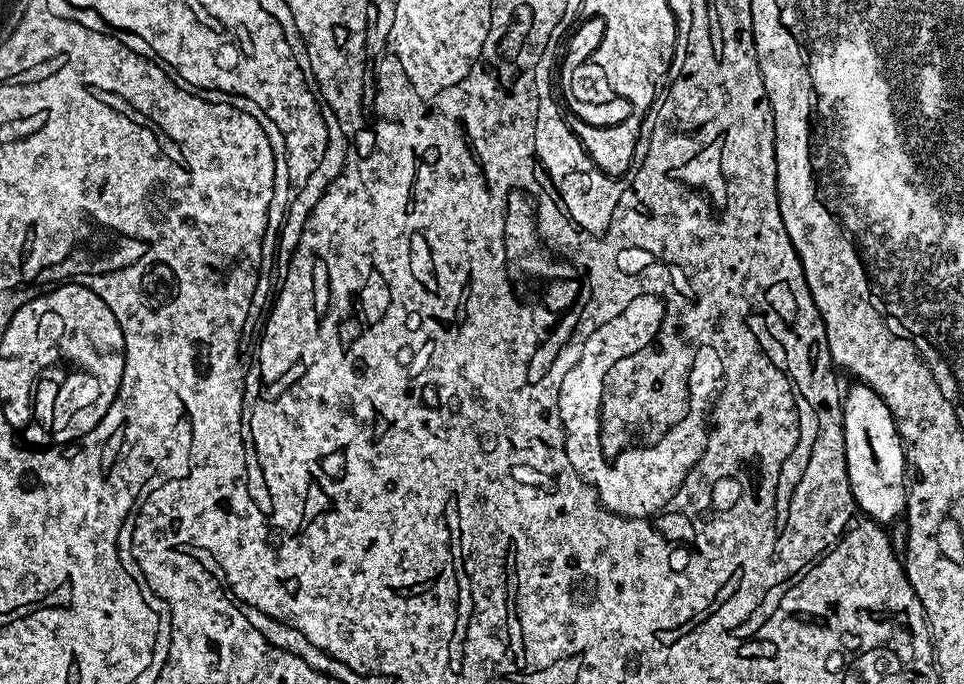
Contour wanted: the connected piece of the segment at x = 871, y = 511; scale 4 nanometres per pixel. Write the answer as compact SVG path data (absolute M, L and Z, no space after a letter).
M859 382L853 383L853 388L847 389L846 395L843 397L842 403L844 405L844 449L846 450L846 466L848 467L848 481L852 487L852 493L856 499L856 504L861 512L864 512L871 520L876 521L881 526L888 526L891 520L896 520L905 515L908 506L908 485L906 483L906 461L904 458L904 444L900 441L900 432L896 429L894 418L890 414L890 410L886 406L886 402L870 387L868 384L861 384Z

